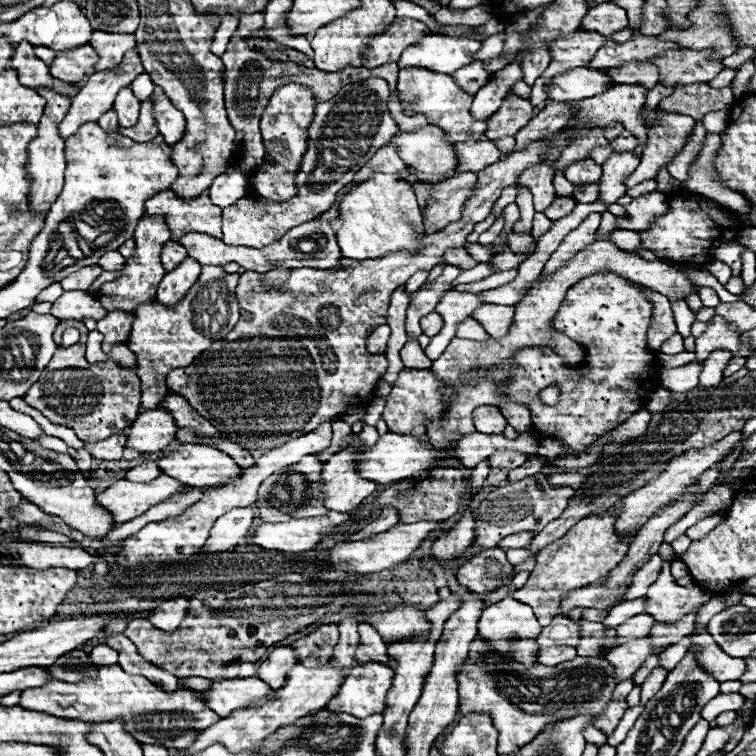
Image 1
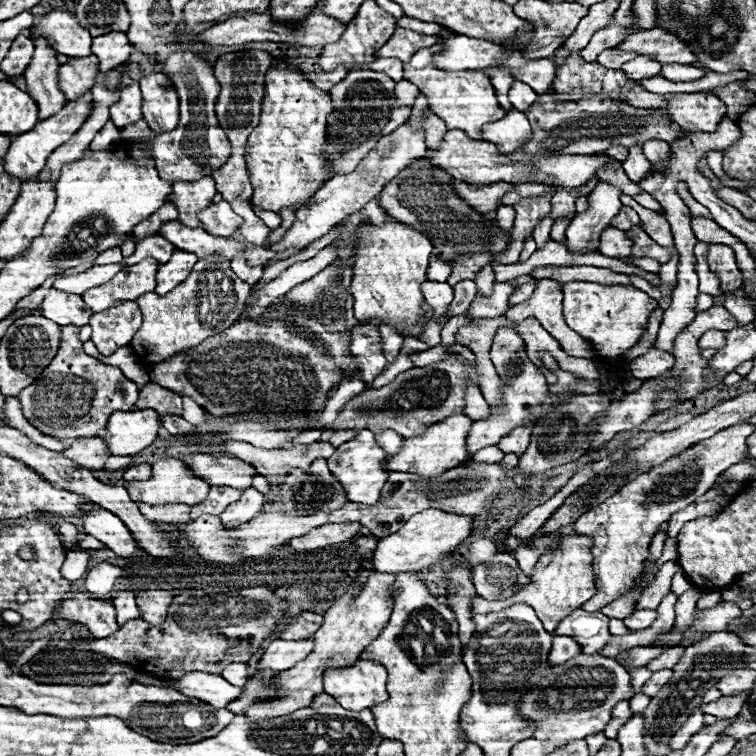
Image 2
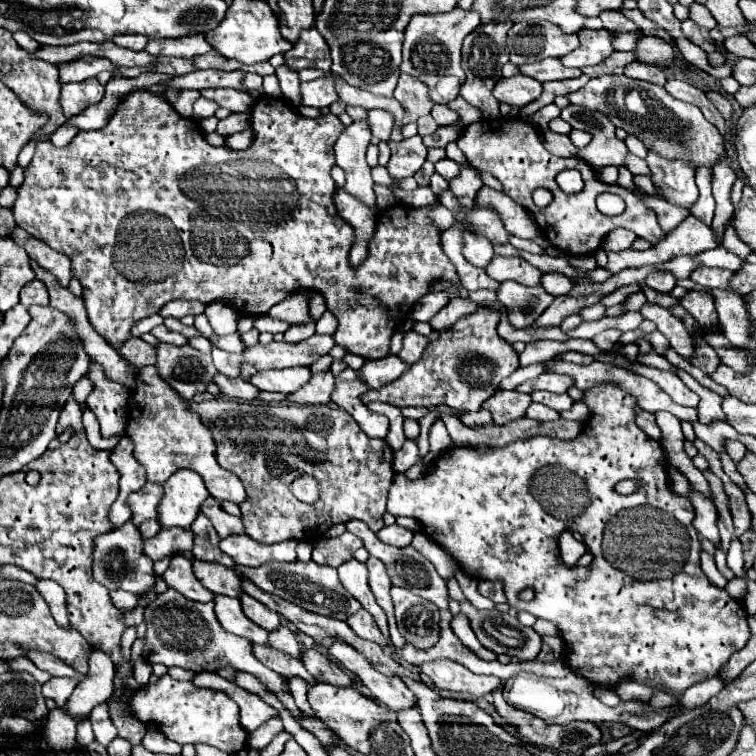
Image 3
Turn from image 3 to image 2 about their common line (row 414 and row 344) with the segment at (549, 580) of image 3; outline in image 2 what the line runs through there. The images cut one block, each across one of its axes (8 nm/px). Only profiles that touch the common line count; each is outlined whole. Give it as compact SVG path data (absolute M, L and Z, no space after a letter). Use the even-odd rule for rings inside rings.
M566 282L564 290L564 320L566 324L590 342L596 356L618 364L624 354L642 338L650 312L656 300L633 286L602 286L594 282Z

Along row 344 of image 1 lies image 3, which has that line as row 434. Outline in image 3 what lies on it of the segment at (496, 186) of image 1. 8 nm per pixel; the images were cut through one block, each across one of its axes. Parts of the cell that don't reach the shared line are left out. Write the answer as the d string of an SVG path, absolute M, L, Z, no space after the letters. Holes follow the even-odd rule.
M224 398L200 402L200 404L188 400L188 406L190 406L192 412L196 412L196 414L200 416L202 424L204 424L206 428L210 428L212 438L214 438L214 442L216 442L216 460L218 460L218 464L220 464L222 468L234 472L234 474L242 480L242 484L244 484L244 488L246 488L246 492L248 492L246 502L240 504L242 522L244 522L244 532L246 532L250 538L254 538L256 542L262 542L262 544L276 544L276 542L282 542L282 540L306 540L306 542L314 542L314 540L322 538L320 534L324 534L330 526L334 526L334 524L344 524L344 522L348 522L348 520L352 520L352 518L366 522L374 532L378 532L378 530L384 526L382 514L386 512L388 490L390 490L390 486L392 486L392 482L394 482L392 448L390 448L384 440L368 438L368 436L360 430L360 426L356 424L356 420L354 420L348 412L344 412L344 410L340 410L340 408L328 408L328 406L298 406L298 404L288 404L288 406L286 406L286 404L258 406L258 404L250 404L250 402L236 402L236 400L224 400ZM302 474L312 476L312 478L318 480L318 484L320 484L320 498L318 498L318 502L314 502L314 504L304 504L304 502L300 502L300 500L292 494L292 490L290 490L290 484L292 484L298 476L302 476Z

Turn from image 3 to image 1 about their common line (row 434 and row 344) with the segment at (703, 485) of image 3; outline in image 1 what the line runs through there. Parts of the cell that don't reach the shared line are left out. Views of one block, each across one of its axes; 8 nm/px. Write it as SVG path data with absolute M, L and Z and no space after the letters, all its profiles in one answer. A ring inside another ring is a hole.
M674 334L672 338L668 338L664 344L662 344L662 348L660 348L660 352L664 352L664 354L678 354L678 352L682 352L684 350L684 342L682 342L684 338L680 336L680 334Z

